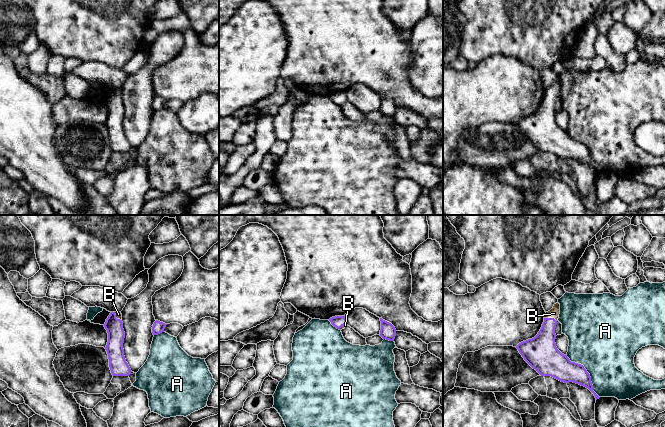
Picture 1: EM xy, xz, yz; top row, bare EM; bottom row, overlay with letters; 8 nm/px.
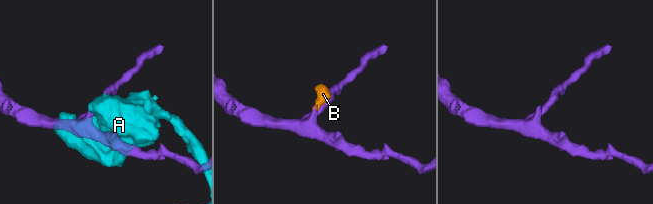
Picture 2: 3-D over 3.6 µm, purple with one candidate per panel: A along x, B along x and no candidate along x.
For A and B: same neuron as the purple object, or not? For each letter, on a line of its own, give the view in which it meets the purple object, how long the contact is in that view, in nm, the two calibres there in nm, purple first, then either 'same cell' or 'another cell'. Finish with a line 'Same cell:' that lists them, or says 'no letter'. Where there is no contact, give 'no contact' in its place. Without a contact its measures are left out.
A: yz | 440 nm | 200/460 nm | another cell
B: yz | 110 nm | 220/80 nm | same cell
Same cell: B

